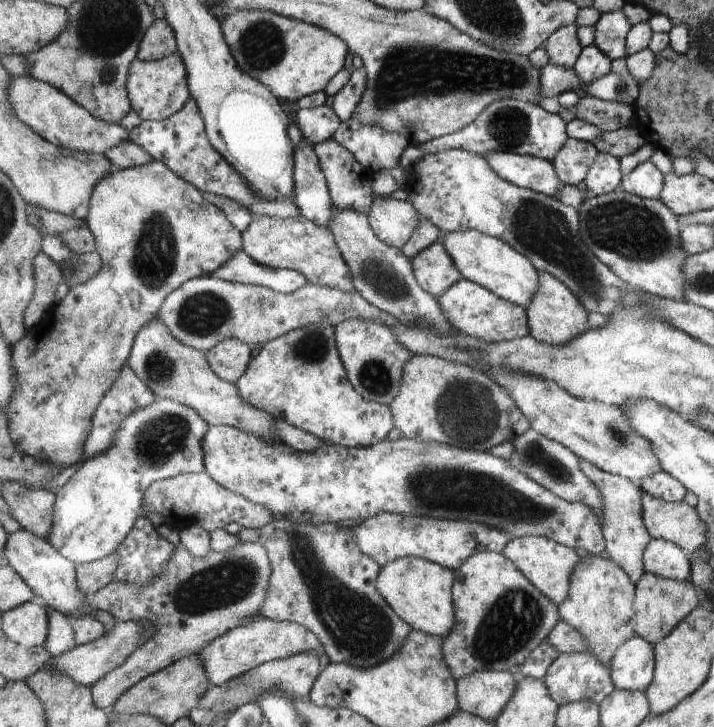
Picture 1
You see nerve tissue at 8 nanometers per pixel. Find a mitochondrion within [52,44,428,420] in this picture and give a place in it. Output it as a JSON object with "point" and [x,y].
{"point":[154,258]}

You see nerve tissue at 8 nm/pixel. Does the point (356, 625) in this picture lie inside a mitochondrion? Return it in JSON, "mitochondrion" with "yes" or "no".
{"mitochondrion":"yes"}

